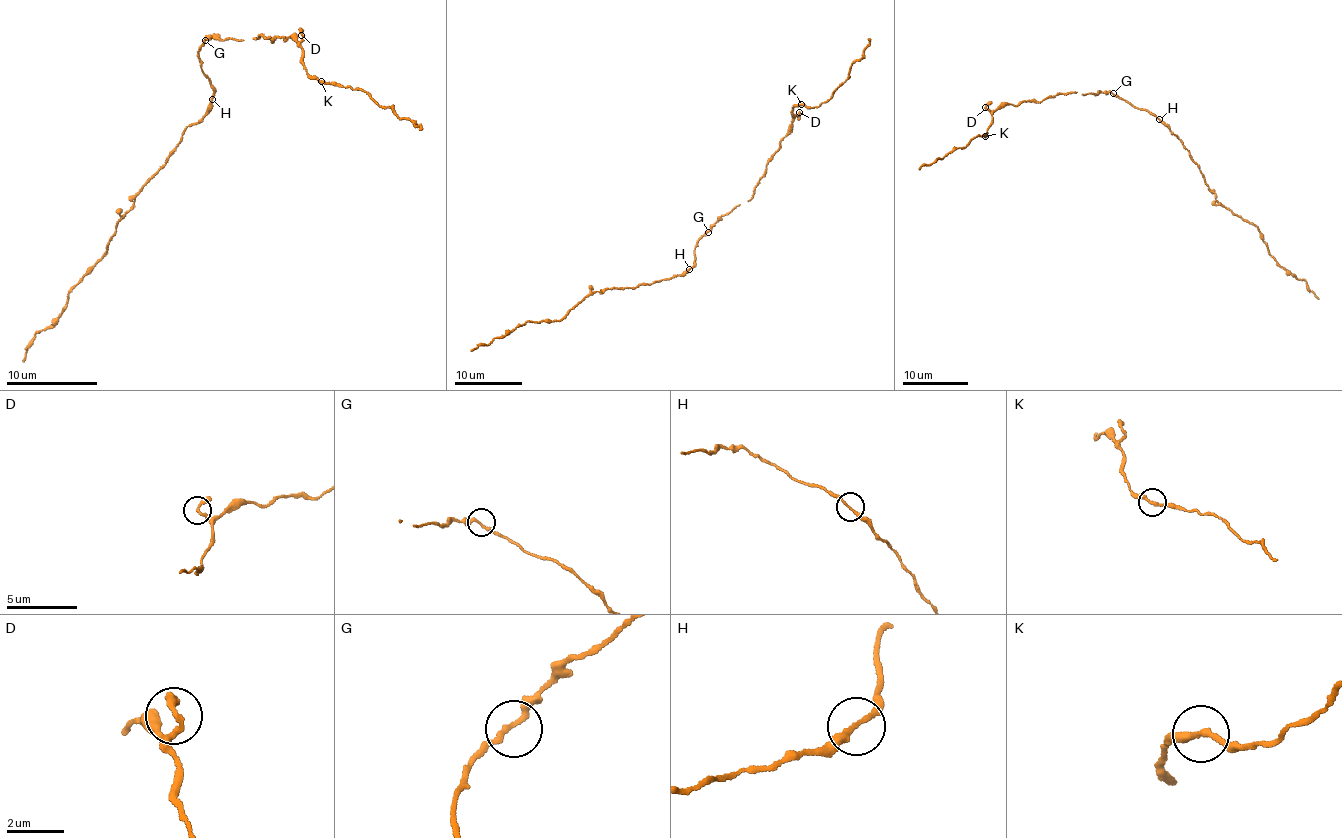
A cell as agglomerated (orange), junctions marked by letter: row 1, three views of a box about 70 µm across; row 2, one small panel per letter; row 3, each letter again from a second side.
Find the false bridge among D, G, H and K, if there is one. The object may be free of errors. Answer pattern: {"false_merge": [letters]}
{"false_merge": []}

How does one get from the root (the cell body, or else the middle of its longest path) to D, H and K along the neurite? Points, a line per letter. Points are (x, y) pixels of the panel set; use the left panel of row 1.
D: (202, 44), (212, 35), (240, 40), (257, 38), (262, 33), (273, 41), (291, 35), (298, 41), (301, 35)
H: (202, 44), (198, 53), (200, 66), (212, 84), (214, 93), (212, 99)
K: (202, 44), (212, 35), (240, 40), (262, 33), (273, 41), (290, 36), (302, 49), (305, 71), (321, 81)

